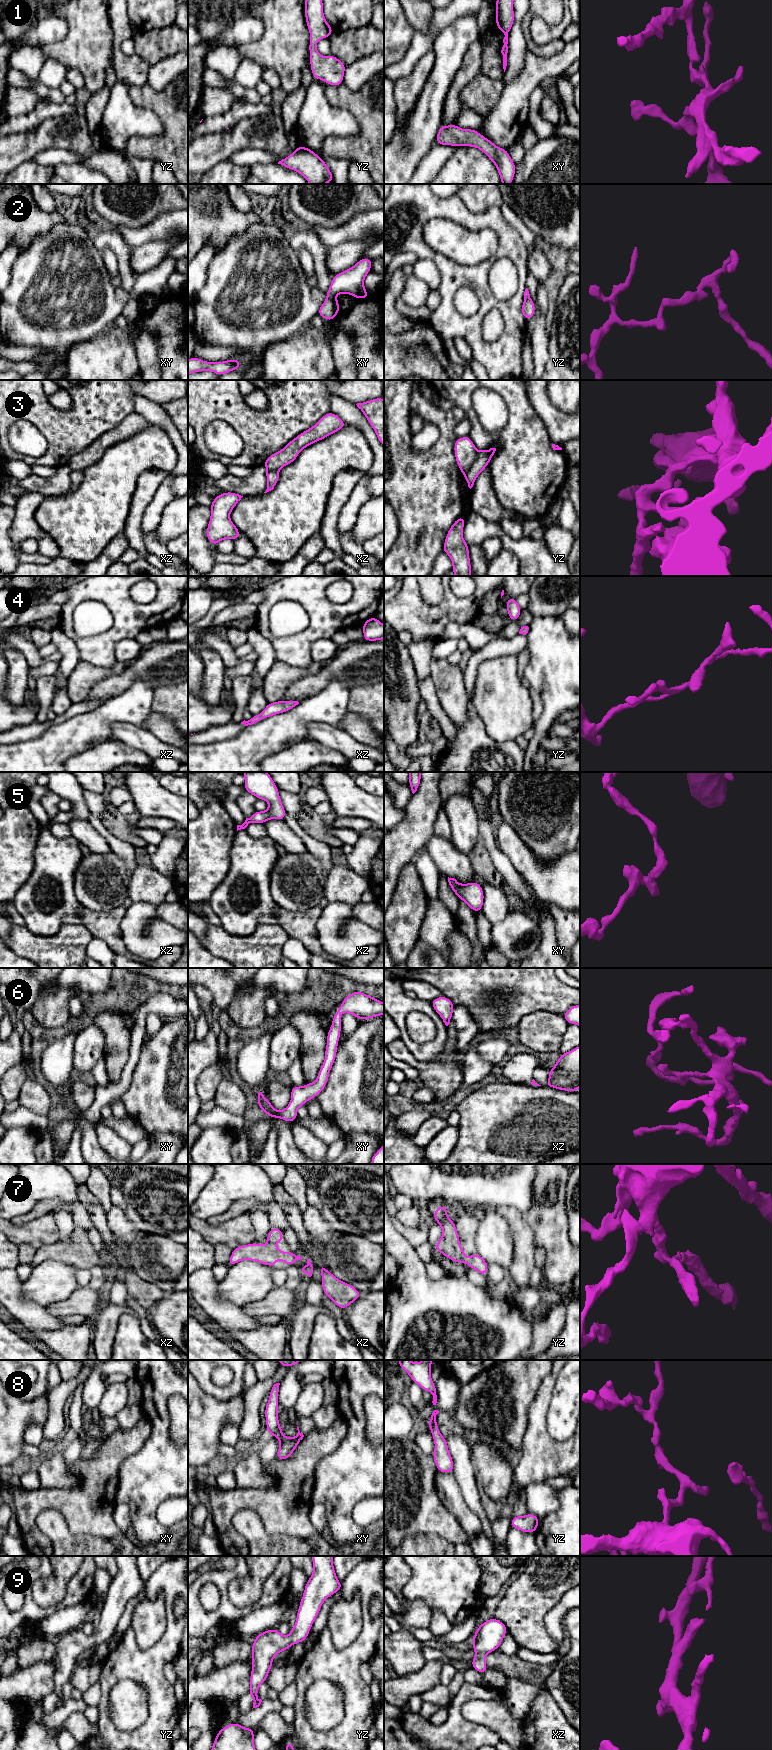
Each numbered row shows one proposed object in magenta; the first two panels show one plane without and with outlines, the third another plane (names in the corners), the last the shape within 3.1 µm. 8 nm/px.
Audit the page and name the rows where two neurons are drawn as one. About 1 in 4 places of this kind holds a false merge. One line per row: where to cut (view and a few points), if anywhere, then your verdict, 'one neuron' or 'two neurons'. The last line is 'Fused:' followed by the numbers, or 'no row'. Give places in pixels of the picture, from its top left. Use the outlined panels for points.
1: no cut | one neuron
2: xy (334, 297), (326, 299) | two neurons
3: yz (477, 452), (471, 467), (464, 475) | two neurons
4: no cut | one neuron
5: no cut | one neuron
6: no cut | one neuron
7: no cut | one neuron
8: no cut | one neuron
9: no cut | one neuron
Fused: 2, 3

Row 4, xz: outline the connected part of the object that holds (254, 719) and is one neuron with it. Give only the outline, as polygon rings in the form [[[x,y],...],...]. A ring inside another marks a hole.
[[[284,700],[268,703],[267,706],[259,715],[253,715],[250,720],[248,721],[244,720],[243,722],[241,722],[241,724],[248,726],[258,723],[259,721],[268,718],[270,716],[290,711],[298,704],[299,704],[298,701],[284,701]]]

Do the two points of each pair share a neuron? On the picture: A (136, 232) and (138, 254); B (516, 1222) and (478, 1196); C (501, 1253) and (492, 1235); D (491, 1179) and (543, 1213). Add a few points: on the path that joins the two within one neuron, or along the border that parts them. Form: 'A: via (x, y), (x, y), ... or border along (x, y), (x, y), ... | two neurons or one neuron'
A: border along (160, 239), (151, 239), (132, 247) | two neurons
B: border along (494, 1208), (513, 1206), (518, 1211) | two neurons
C: via (499, 1249), (494, 1243), (494, 1239) | one neuron
D: border along (534, 1182), (532, 1206), (523, 1214) | two neurons

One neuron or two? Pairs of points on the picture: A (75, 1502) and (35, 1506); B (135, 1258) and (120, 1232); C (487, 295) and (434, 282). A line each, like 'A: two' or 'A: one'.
A: one
B: two
C: two

